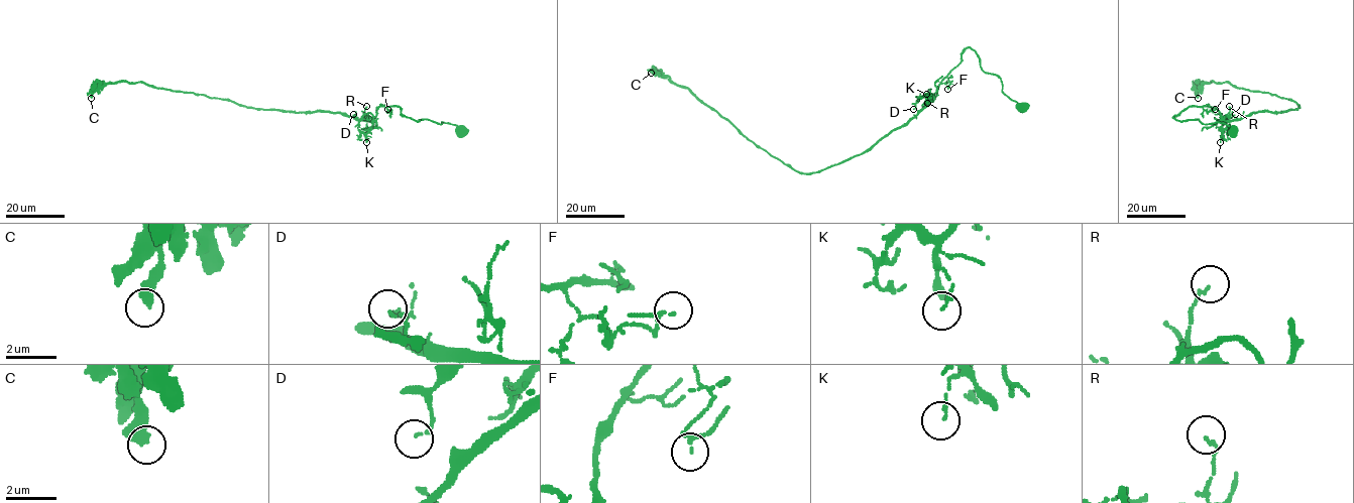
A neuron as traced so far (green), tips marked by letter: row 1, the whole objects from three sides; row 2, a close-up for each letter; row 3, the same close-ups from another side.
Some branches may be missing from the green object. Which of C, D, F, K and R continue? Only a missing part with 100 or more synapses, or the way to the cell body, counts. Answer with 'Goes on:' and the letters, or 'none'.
Goes on: none

